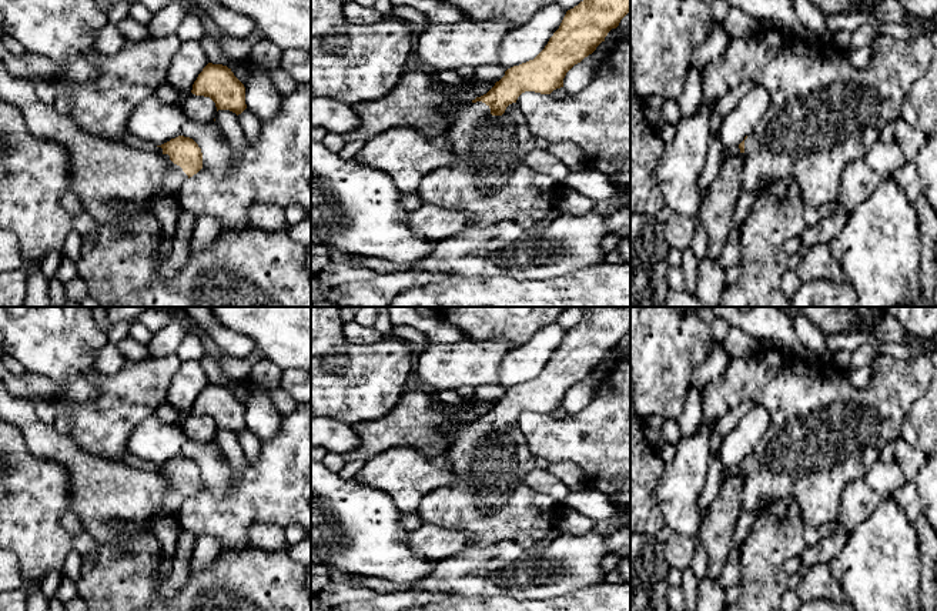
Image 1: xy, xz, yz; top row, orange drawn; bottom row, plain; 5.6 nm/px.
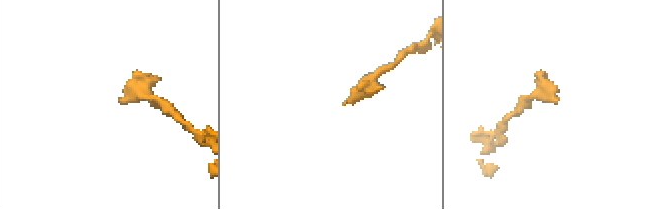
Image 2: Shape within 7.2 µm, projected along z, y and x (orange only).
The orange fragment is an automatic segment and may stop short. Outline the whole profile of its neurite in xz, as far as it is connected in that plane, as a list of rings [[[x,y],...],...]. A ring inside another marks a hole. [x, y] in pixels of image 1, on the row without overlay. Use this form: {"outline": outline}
{"outline": [[[630,307],[582,308],[585,318],[566,331],[559,348],[533,380],[508,388],[486,414],[471,423],[441,427],[452,440],[445,455],[455,484],[429,493],[419,503],[416,512],[422,524],[468,532],[471,540],[466,547],[483,548],[511,540],[522,548],[531,548],[546,538],[553,527],[558,504],[526,484],[526,477],[536,464],[516,420],[525,411],[551,414],[563,407],[566,393],[592,374],[630,331]]]}

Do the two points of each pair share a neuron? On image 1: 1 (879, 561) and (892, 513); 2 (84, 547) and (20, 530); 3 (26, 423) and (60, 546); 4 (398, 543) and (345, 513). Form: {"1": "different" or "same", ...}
{"1": "same", "2": "different", "3": "different", "4": "same"}

